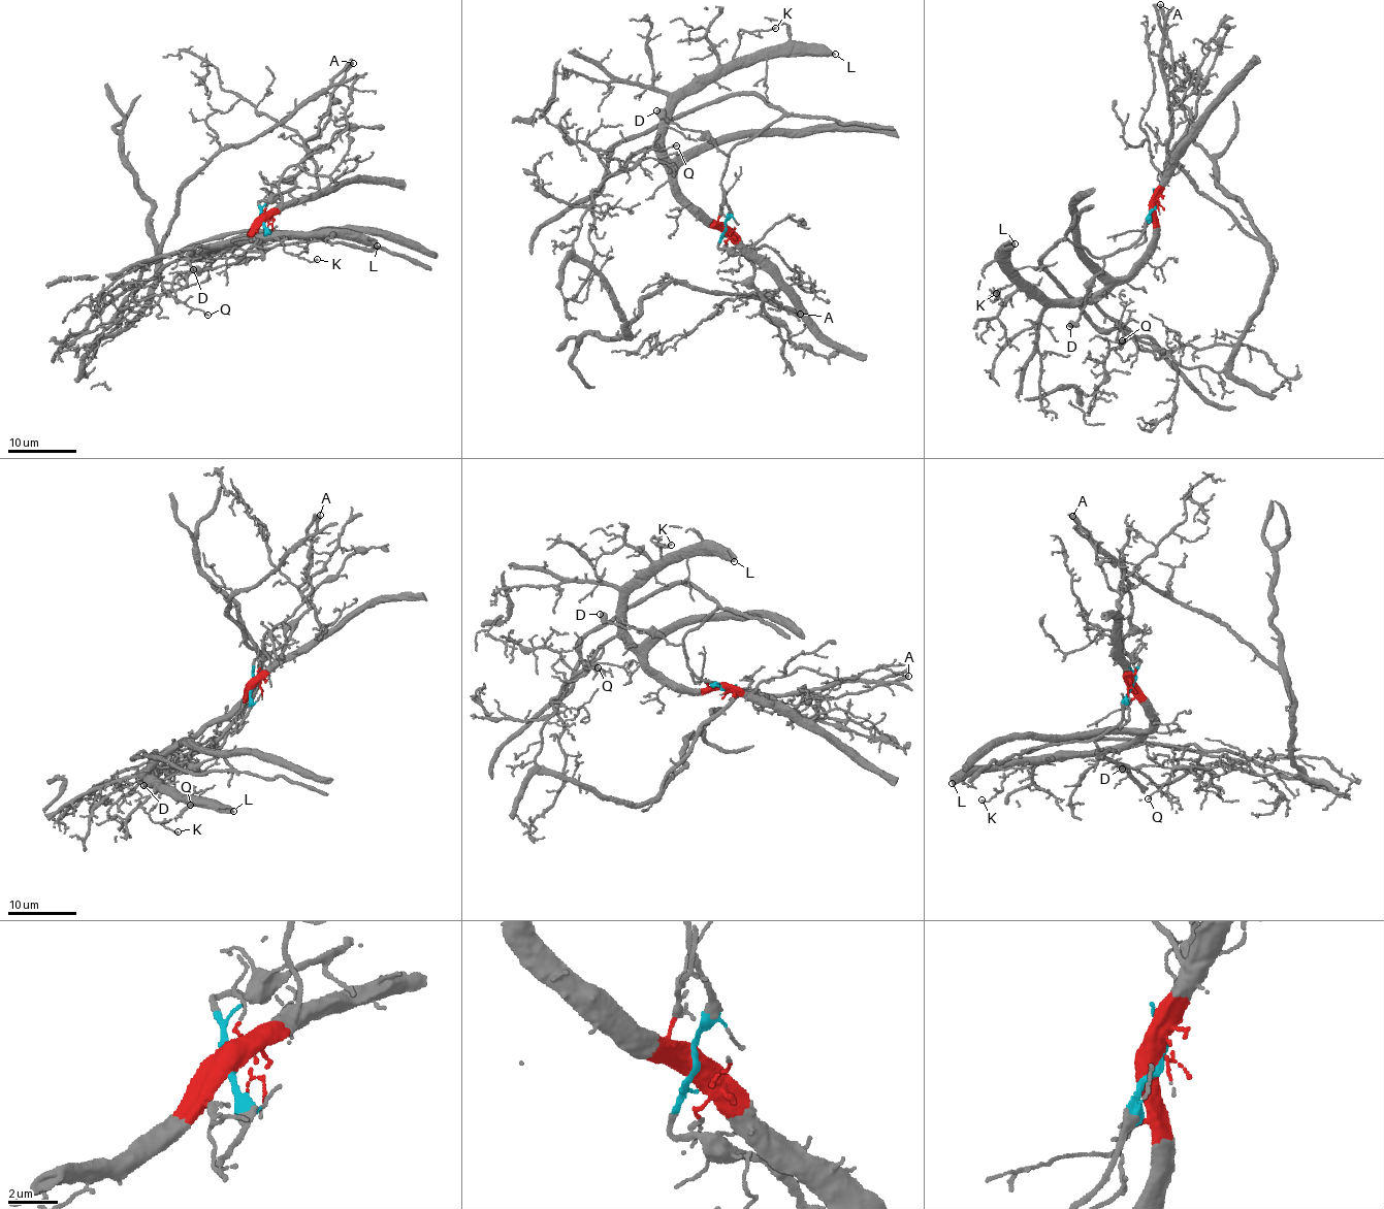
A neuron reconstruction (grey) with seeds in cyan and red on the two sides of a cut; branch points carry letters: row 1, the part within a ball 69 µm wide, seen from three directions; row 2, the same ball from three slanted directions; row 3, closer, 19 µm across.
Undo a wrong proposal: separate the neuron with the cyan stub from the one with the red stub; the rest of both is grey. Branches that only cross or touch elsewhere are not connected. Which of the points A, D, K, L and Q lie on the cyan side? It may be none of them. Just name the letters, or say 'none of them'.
D

